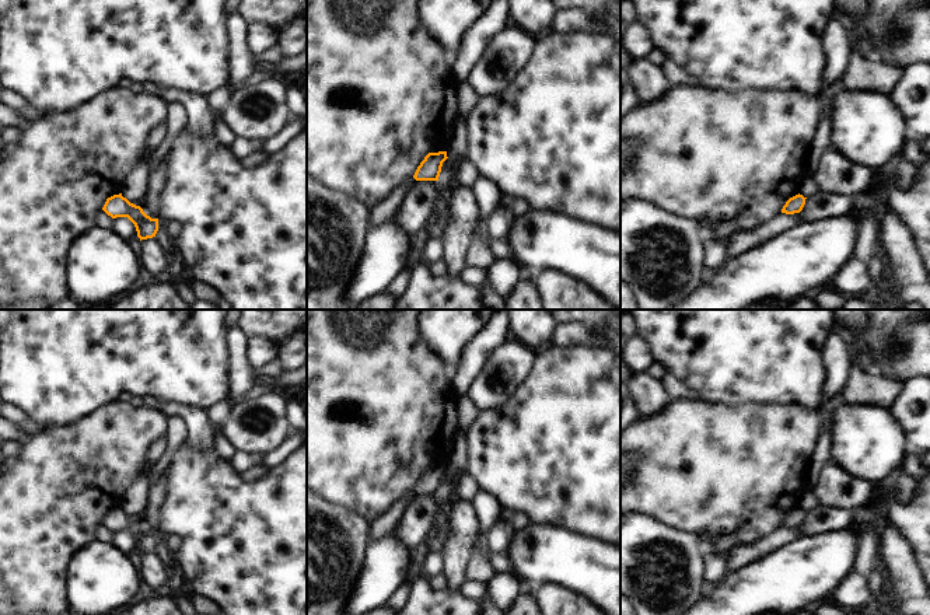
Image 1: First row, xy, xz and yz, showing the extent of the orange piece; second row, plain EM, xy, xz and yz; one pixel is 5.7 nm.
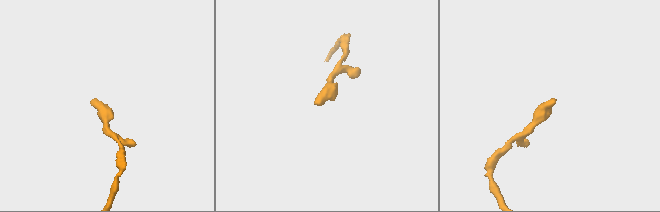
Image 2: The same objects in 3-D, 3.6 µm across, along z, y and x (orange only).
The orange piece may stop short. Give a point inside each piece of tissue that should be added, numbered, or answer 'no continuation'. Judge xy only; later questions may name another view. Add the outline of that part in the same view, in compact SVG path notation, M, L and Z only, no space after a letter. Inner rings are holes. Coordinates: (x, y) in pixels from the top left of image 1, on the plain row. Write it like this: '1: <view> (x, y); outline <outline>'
1: xy (156, 493); outline M164 472L158 479L158 482L148 488L146 509L140 520L143 525L151 532L158 531L158 525L160 525L158 513L165 499L165 493L167 493L167 489L165 489L165 472Z

